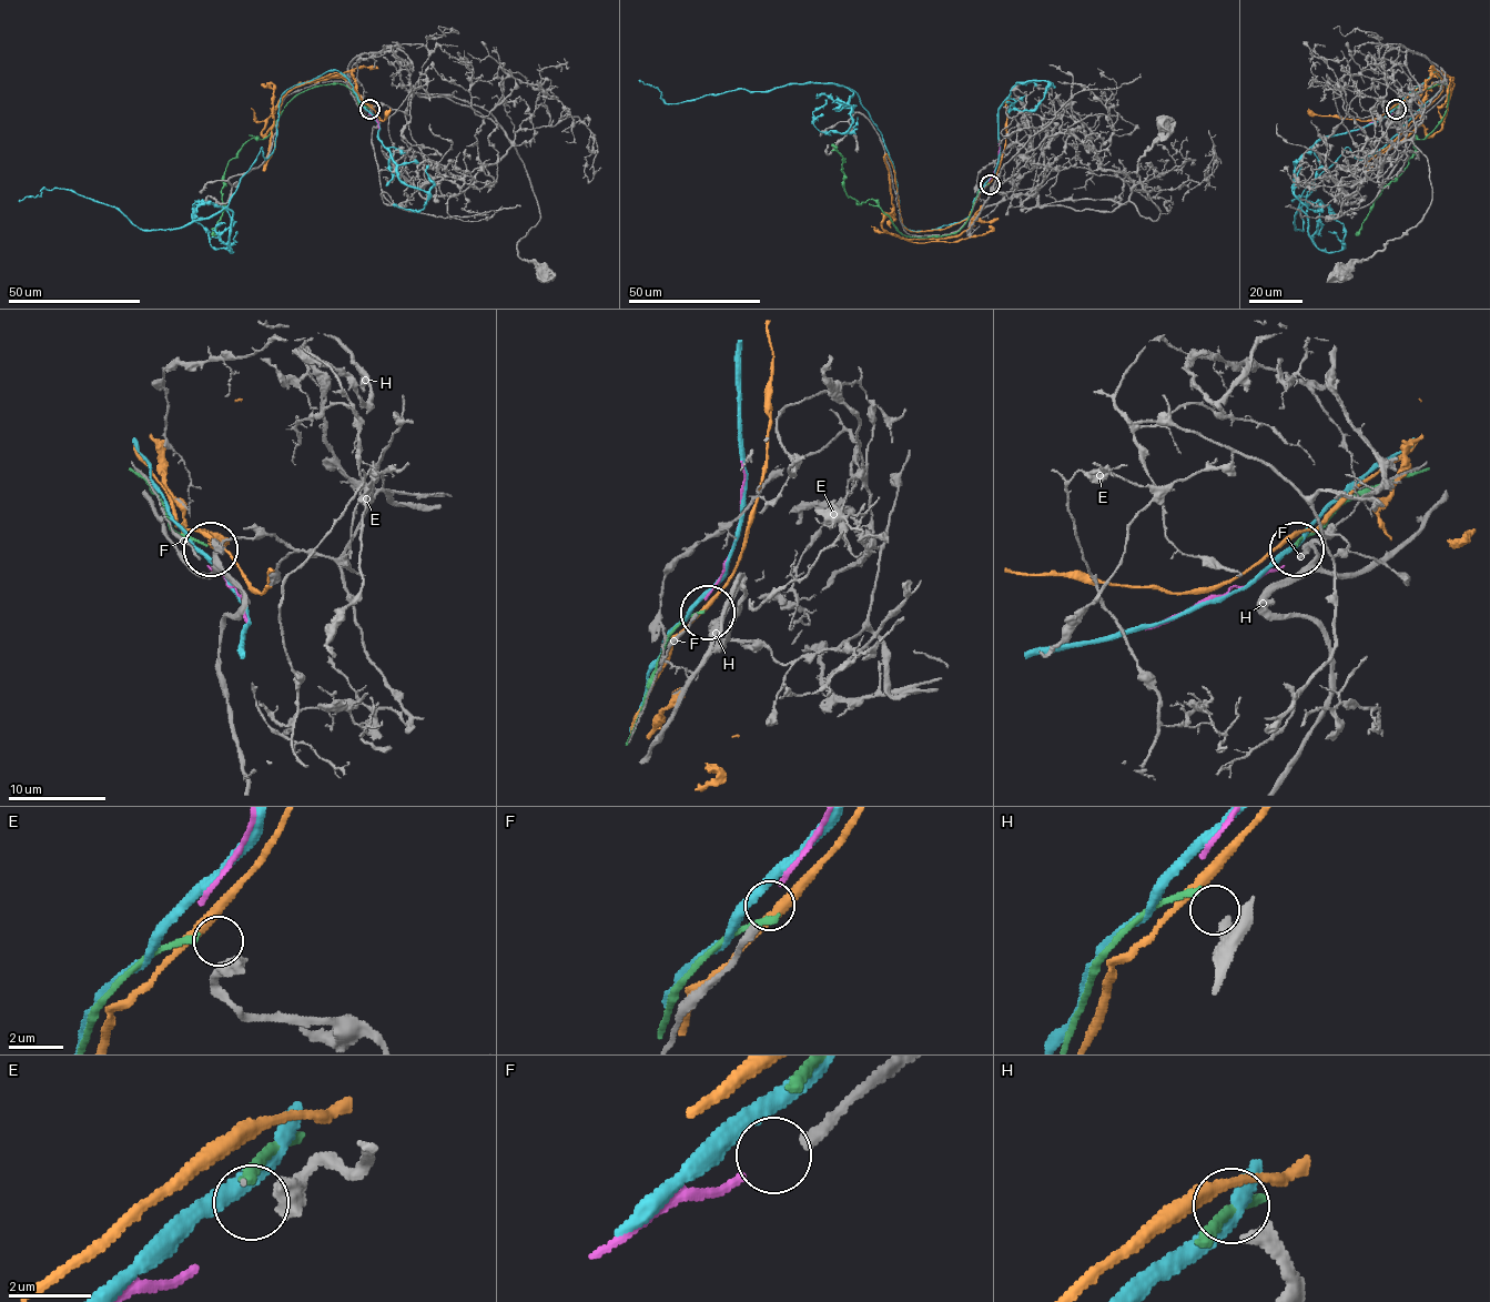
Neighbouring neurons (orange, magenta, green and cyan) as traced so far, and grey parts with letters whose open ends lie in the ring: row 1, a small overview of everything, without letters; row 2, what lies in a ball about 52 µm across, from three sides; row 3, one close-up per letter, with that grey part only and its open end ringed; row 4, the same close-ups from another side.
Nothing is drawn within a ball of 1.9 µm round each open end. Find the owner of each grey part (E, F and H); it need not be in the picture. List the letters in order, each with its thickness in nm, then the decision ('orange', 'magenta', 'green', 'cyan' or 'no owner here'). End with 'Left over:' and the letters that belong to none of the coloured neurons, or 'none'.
E: 600 nm thick; green
F: 280 nm thick; magenta
H: 400 nm thick; no owner here
Left over: H

